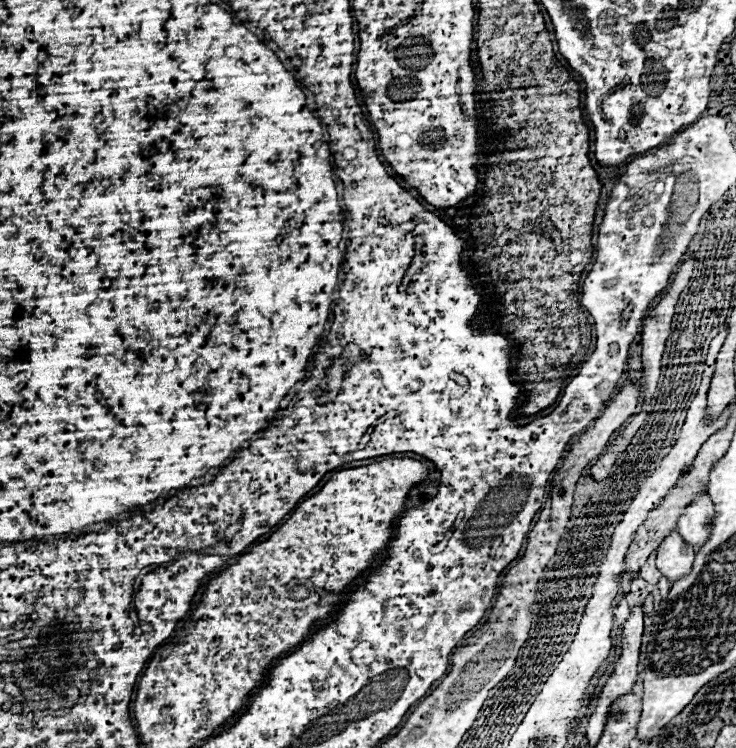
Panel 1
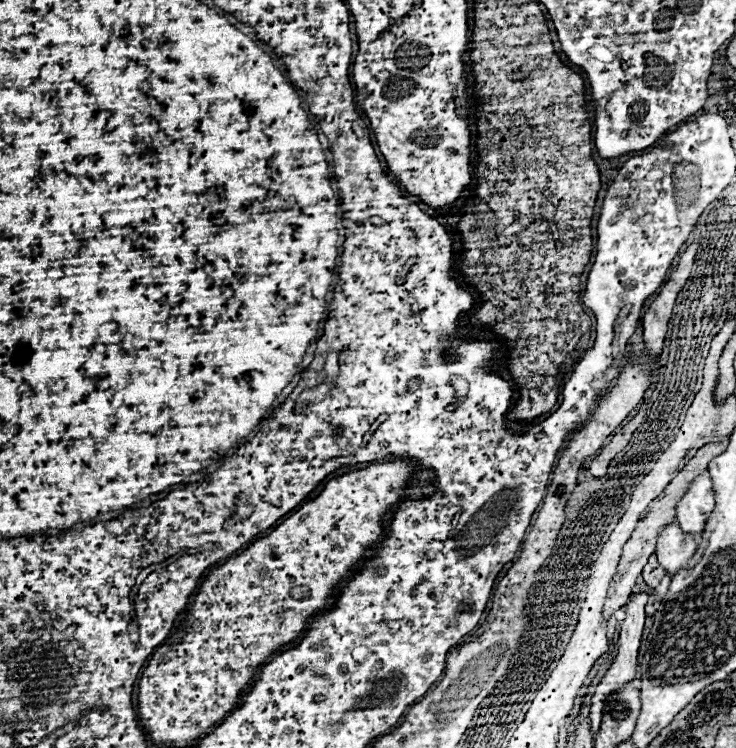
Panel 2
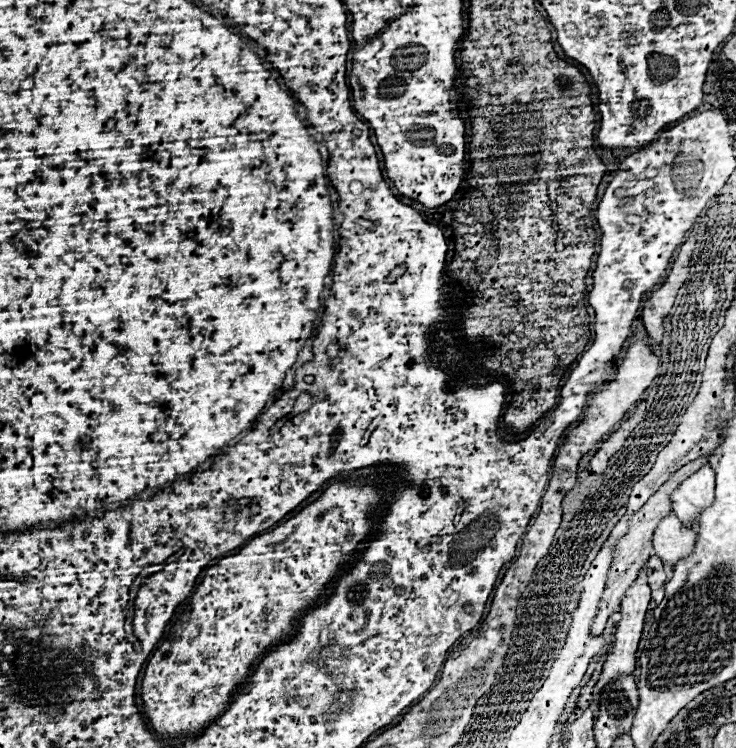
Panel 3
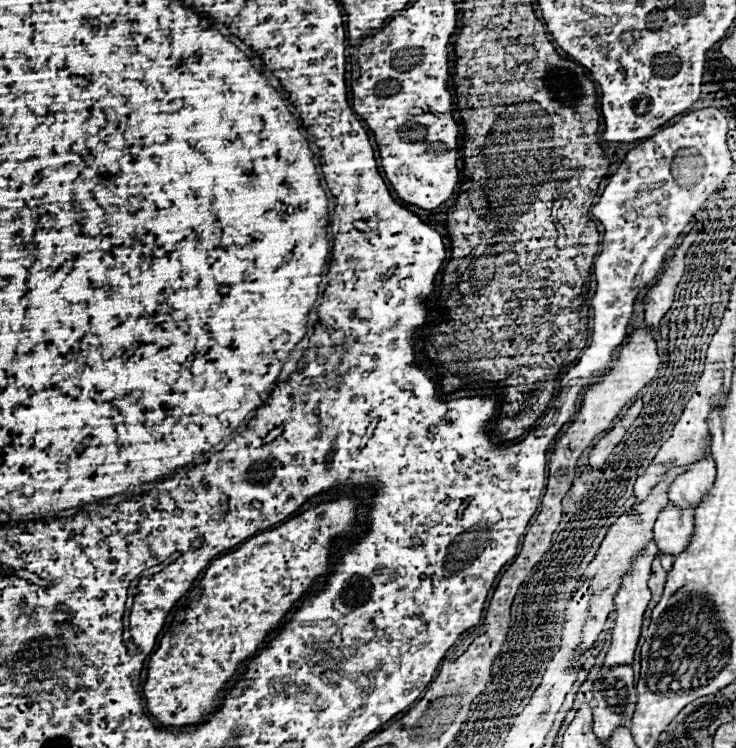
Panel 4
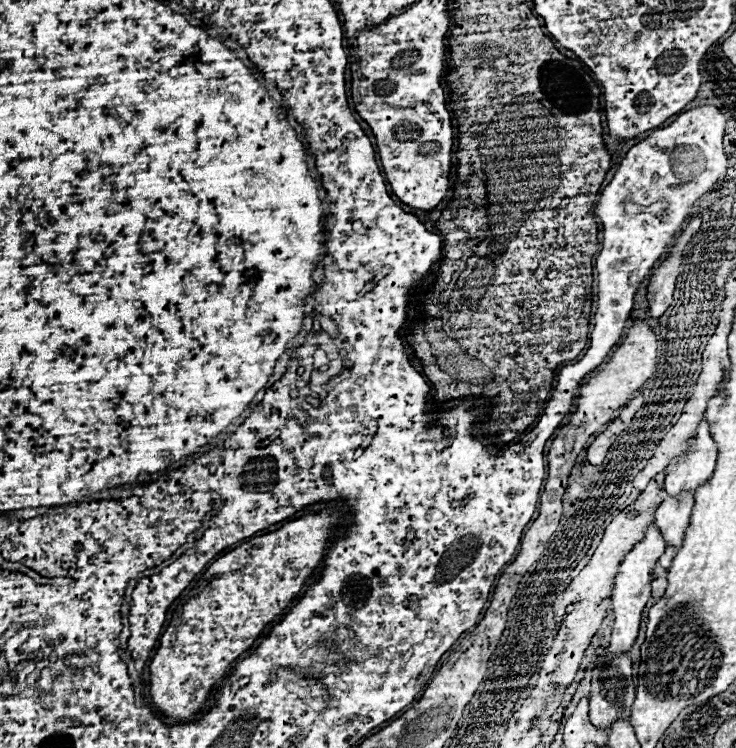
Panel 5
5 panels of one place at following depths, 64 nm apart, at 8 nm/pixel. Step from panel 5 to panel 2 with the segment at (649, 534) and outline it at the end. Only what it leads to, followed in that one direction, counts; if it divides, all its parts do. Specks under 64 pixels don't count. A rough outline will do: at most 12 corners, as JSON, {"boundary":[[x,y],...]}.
{"boundary":[[648,592],[632,594],[620,622],[618,654],[592,696],[598,732],[608,694],[634,680]]}

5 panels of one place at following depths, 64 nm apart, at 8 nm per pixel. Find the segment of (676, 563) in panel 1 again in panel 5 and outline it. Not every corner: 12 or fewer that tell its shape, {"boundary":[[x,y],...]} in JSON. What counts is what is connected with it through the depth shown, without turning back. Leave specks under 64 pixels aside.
{"boundary":[[694,494],[666,496],[656,526],[666,544],[680,546]]}

